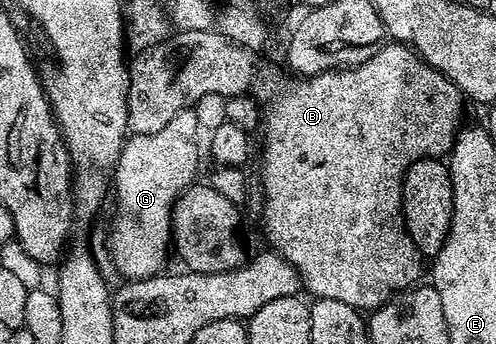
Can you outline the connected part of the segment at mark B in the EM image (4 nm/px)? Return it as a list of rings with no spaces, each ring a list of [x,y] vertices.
[[[386,41],[381,44],[373,53],[367,57],[363,63],[355,62],[349,67],[341,69],[331,69],[322,71],[319,75],[311,75],[309,77],[289,77],[290,79],[282,80],[278,75],[270,75],[262,83],[262,88],[256,91],[257,98],[264,104],[264,126],[261,128],[260,136],[262,135],[262,195],[266,200],[262,203],[262,227],[266,230],[266,239],[272,250],[280,257],[284,257],[284,261],[288,261],[296,269],[296,273],[302,279],[303,288],[308,292],[311,291],[311,296],[314,299],[331,299],[332,301],[344,301],[344,305],[352,305],[358,308],[359,312],[369,313],[375,307],[382,306],[387,303],[393,295],[397,295],[399,291],[405,291],[417,284],[418,279],[422,275],[422,263],[424,257],[416,249],[416,245],[412,241],[412,237],[408,237],[408,229],[404,221],[404,213],[402,212],[402,182],[406,176],[406,170],[410,168],[416,161],[421,159],[442,159],[449,156],[451,149],[454,147],[454,138],[458,136],[460,128],[463,126],[462,120],[462,103],[464,104],[464,96],[462,90],[448,77],[444,77],[444,73],[440,73],[436,69],[432,69],[425,61],[423,61],[414,50],[406,46],[405,43],[395,43]]]

